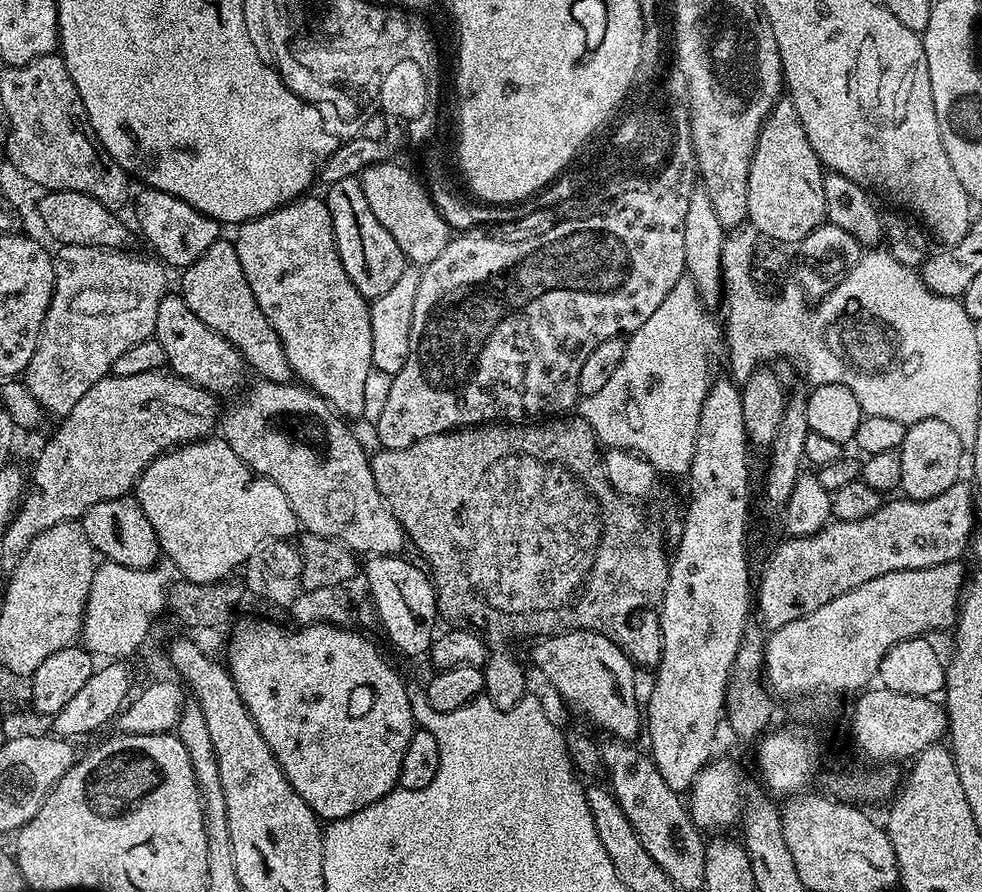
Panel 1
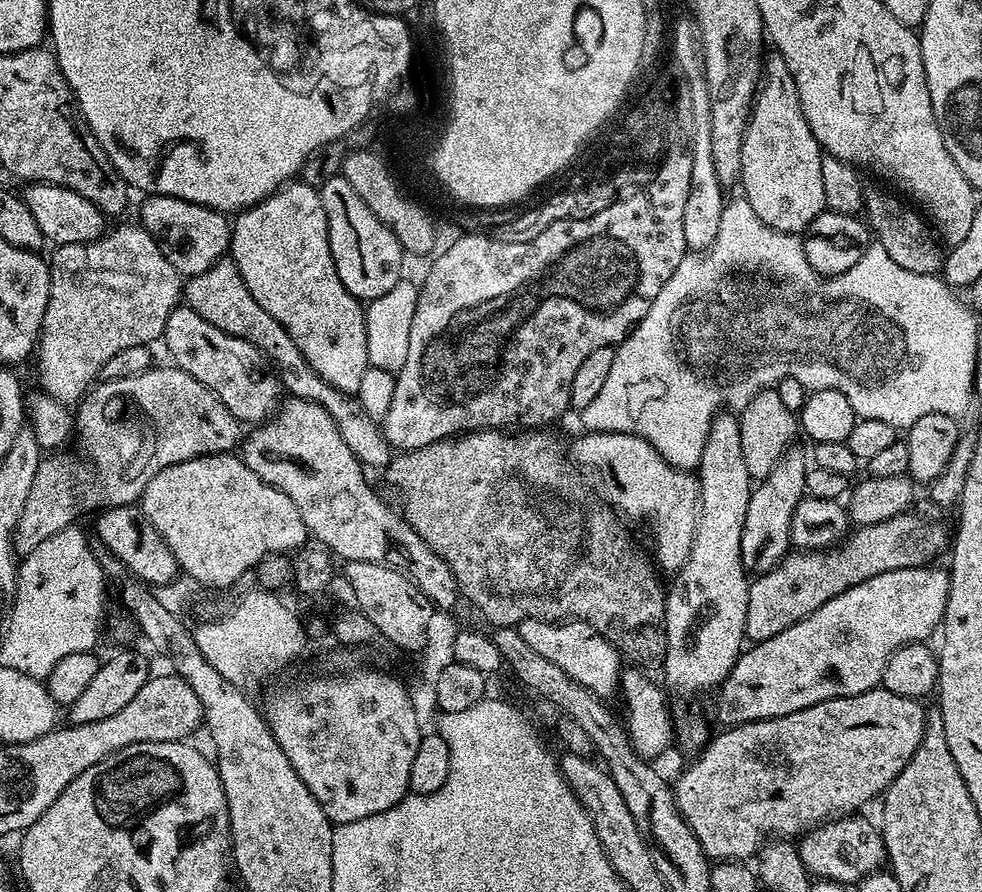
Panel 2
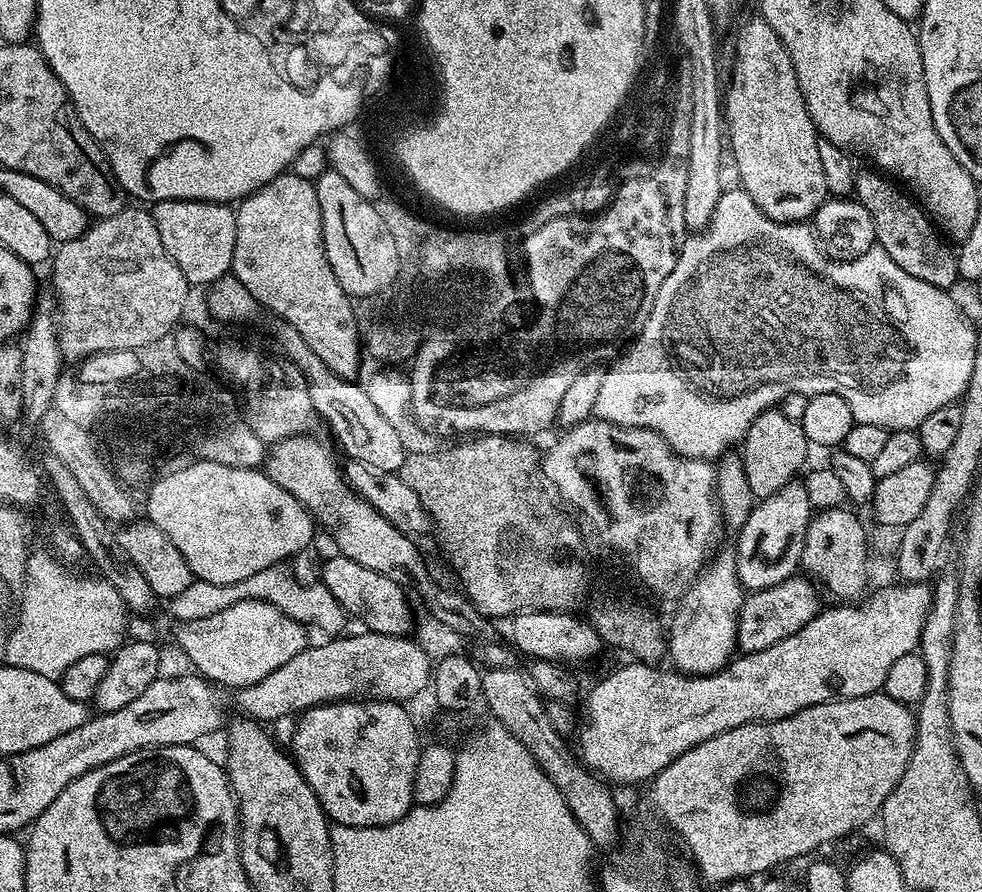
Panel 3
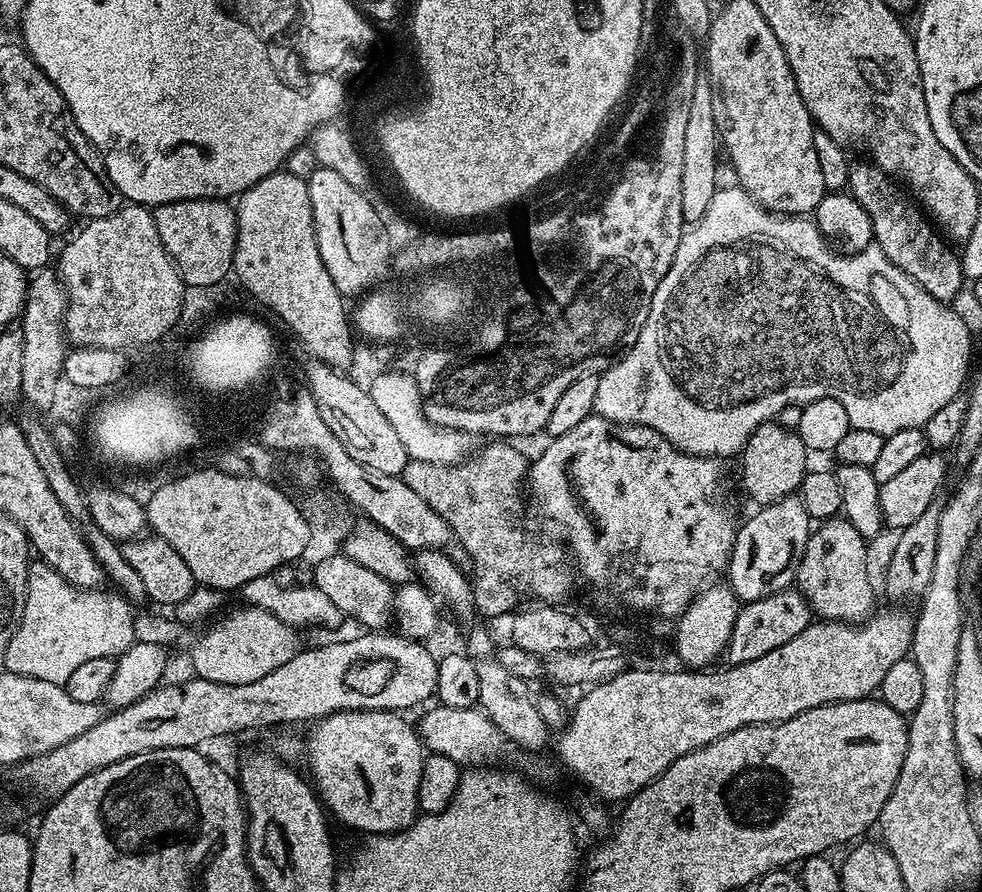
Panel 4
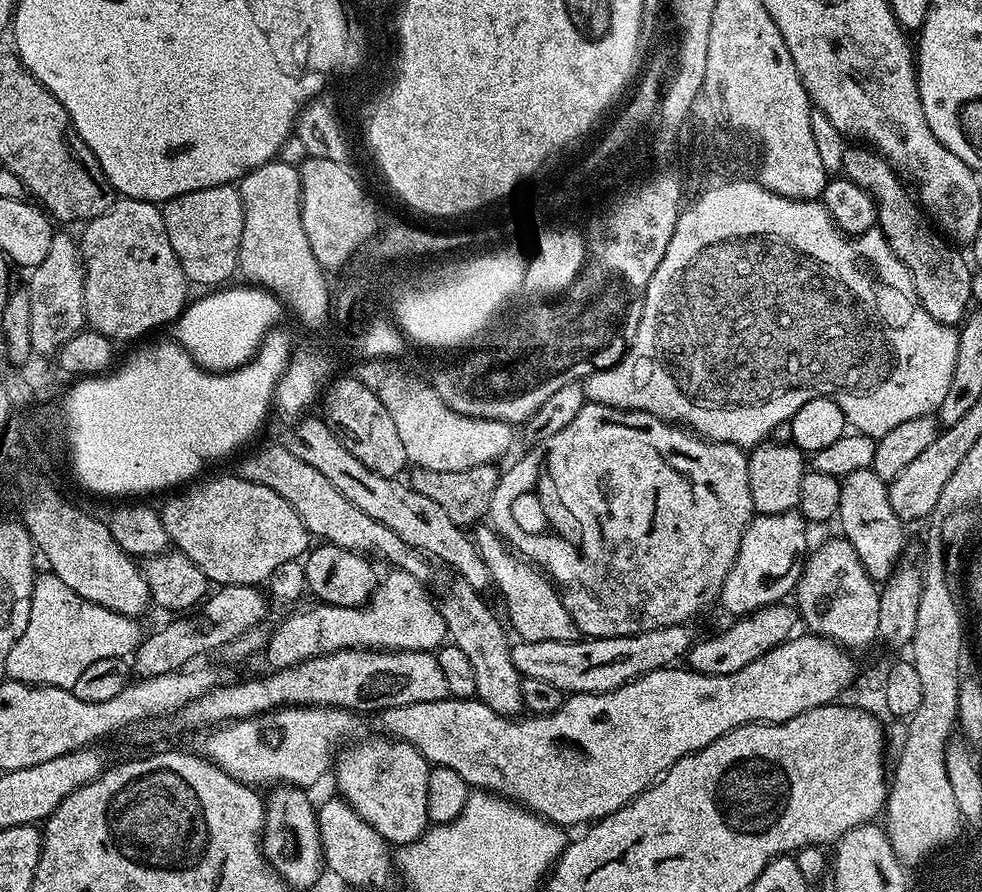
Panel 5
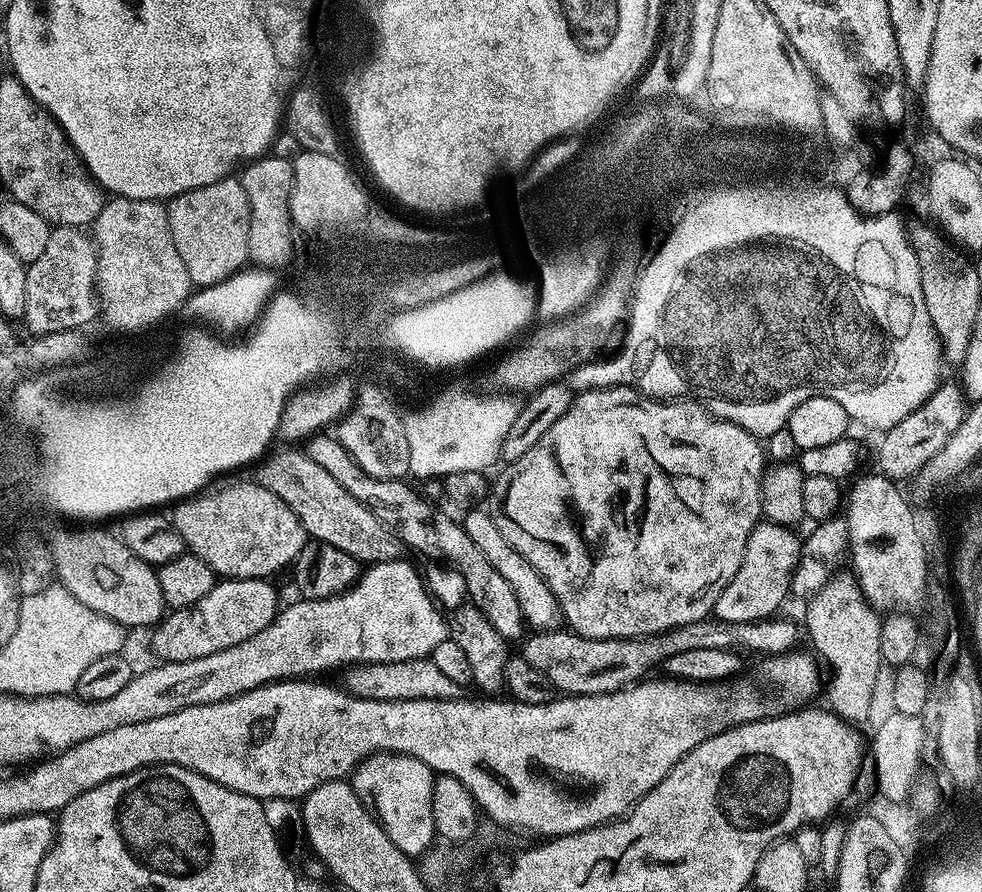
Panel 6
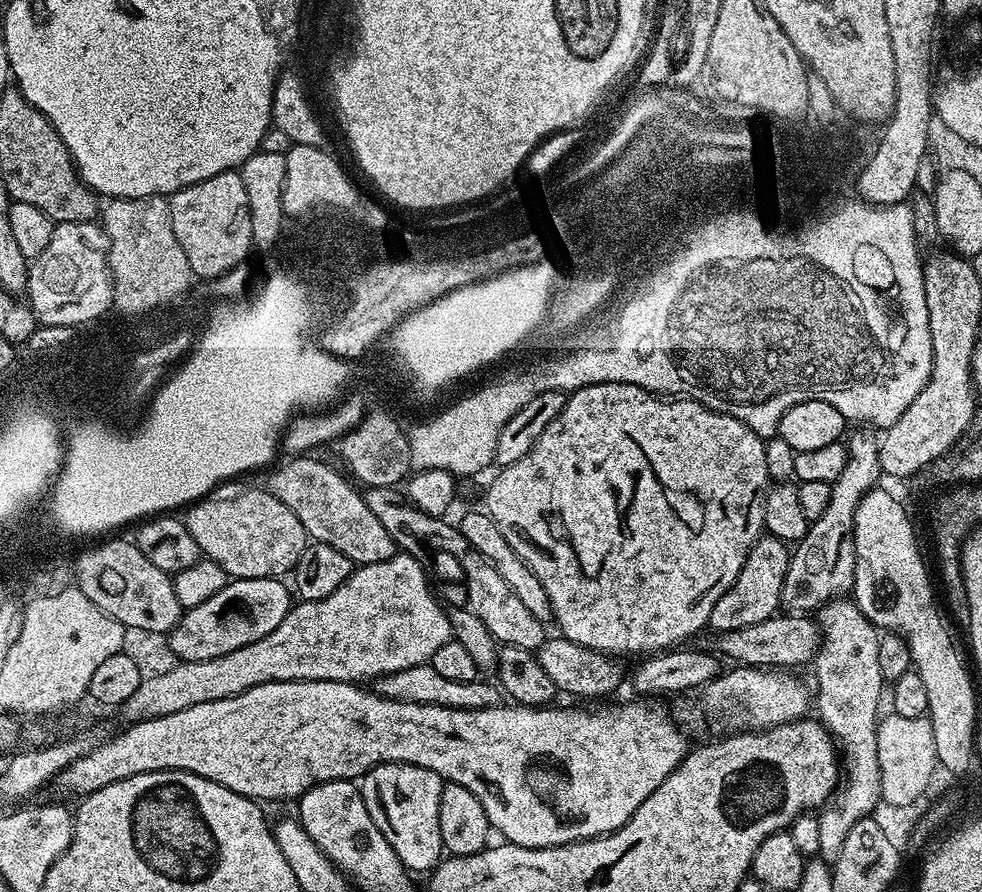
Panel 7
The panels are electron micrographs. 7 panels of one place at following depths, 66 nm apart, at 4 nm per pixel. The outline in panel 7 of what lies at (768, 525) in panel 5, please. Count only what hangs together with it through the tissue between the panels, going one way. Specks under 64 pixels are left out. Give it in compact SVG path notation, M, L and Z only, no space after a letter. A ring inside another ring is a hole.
M771 534L761 535L756 545L749 550L746 562L742 566L738 578L730 586L730 590L726 590L726 594L722 594L722 598L718 598L708 619L707 627L713 628L713 633L719 634L746 626L754 626L758 622L777 615L778 609L781 607L782 582L786 578L789 555L790 548L785 541Z

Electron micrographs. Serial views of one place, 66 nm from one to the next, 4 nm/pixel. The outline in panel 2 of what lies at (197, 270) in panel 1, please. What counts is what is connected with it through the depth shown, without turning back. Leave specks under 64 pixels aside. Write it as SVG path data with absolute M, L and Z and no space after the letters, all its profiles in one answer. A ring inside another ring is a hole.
M231 258L217 261L202 274L187 277L182 288L182 296L187 307L202 314L202 318L206 318L210 326L218 326L218 330L222 330L226 335L250 342L271 360L273 369L282 381L283 391L289 397L297 396L303 400L321 404L330 414L330 418L334 418L338 426L338 434L342 434L346 446L350 446L350 450L360 459L365 469L387 469L388 461L392 459L394 452L388 447L381 425L371 420L355 395L338 392L331 388L309 366L306 358L302 358L298 346L294 346L294 338L286 334L282 322L278 322L278 318L270 318L270 314L266 314L266 310L262 310L262 306L254 302L254 294L246 290L246 282L242 282L242 274L238 274L238 266Z

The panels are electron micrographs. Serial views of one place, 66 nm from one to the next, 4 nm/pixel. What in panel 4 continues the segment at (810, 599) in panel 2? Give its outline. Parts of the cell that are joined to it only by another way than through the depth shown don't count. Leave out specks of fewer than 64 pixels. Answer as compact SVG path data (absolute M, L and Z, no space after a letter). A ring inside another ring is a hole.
M795 587L783 588L778 594L770 594L766 598L747 601L736 615L734 630L726 649L727 663L734 665L754 662L754 658L762 658L762 654L786 646L790 638L798 638L798 634L802 634L813 616L807 598Z

